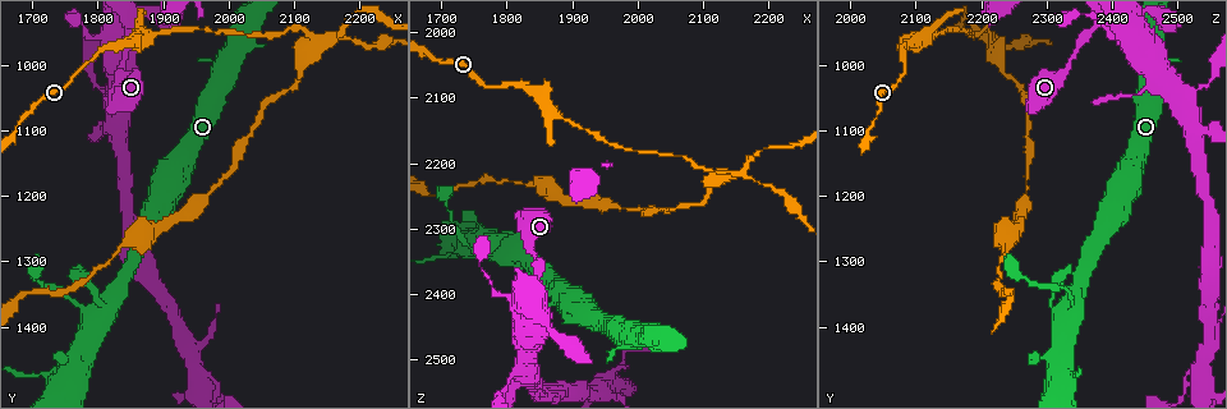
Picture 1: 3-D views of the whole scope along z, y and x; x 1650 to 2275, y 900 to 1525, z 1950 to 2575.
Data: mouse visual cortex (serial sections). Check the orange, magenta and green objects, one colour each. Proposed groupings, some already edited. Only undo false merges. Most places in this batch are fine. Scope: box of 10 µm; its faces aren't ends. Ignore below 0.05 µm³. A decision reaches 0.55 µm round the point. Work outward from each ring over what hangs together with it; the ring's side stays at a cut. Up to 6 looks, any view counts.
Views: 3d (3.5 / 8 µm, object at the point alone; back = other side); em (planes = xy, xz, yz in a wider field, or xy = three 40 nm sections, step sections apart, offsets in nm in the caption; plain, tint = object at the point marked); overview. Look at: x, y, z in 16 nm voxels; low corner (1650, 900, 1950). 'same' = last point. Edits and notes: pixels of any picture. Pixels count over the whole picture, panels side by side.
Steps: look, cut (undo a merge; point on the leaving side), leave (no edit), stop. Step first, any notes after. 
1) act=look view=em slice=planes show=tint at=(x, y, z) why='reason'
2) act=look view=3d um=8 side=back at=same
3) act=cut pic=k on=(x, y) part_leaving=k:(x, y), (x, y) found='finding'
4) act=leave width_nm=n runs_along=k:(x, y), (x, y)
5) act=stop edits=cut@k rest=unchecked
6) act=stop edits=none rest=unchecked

act=look view=3d um=8 at=(1955, 1470, 2530) why='four arms meet'

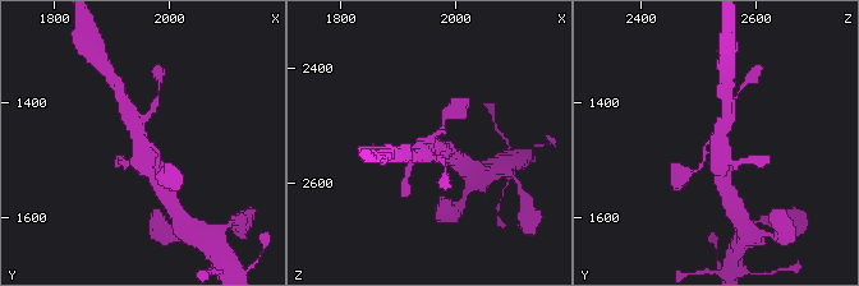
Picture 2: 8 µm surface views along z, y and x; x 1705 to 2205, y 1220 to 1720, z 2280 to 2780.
act=look view=em slice=xy step=3 show=tint at=same arms=4 arm_widths_nm=150,200,400,450 why='now the EM'

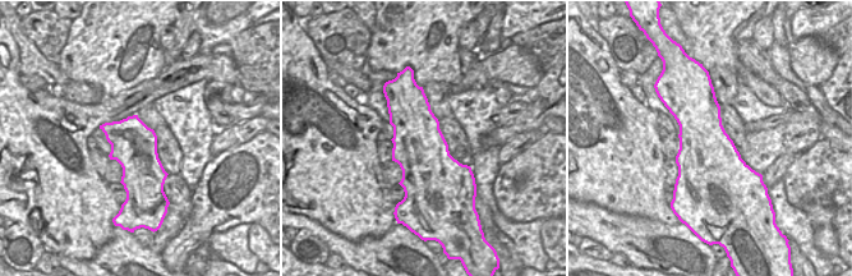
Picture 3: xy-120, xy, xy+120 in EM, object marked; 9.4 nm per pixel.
act=leave runs_along=2:(129, 112), (142, 156), (161, 173) found='one cell here'

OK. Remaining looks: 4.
act=look view=3d um=3.5 at=(1755, 1355, 2335) why='narrows sharply'

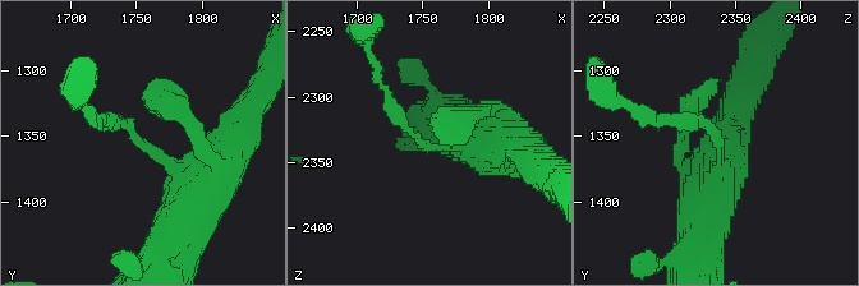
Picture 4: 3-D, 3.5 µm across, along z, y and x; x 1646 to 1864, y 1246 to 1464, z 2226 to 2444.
act=look view=em slice=xy step=1 show=tint at=(1756, 1360, 2338) arm_widths_nm=200,500

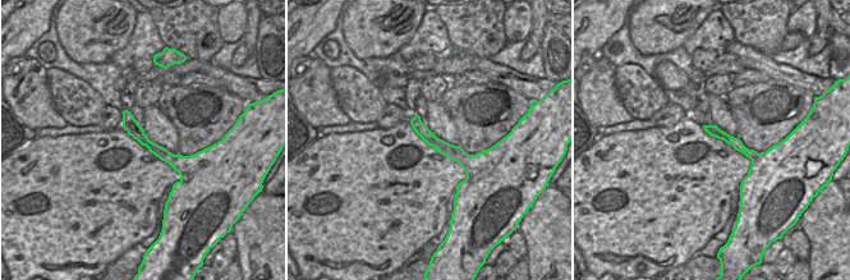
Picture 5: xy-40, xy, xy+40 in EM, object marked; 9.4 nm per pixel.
act=look view=em slice=xy step=5 show=tint at=same

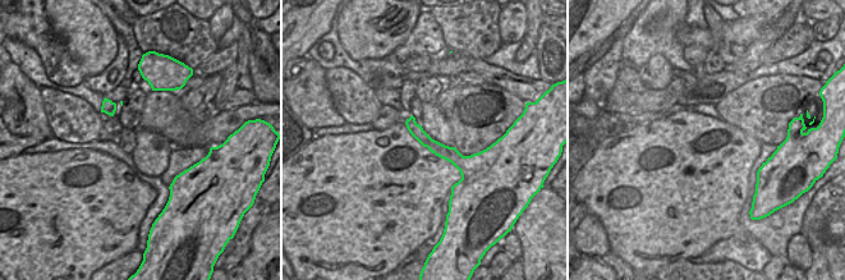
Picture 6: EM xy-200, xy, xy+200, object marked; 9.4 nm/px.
act=leave width_nm=130 runs_along=4:(497, 147), (427, 147), (387, 92) found='one cell here'

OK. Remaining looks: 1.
act=stop edits=none rest=unchecked

